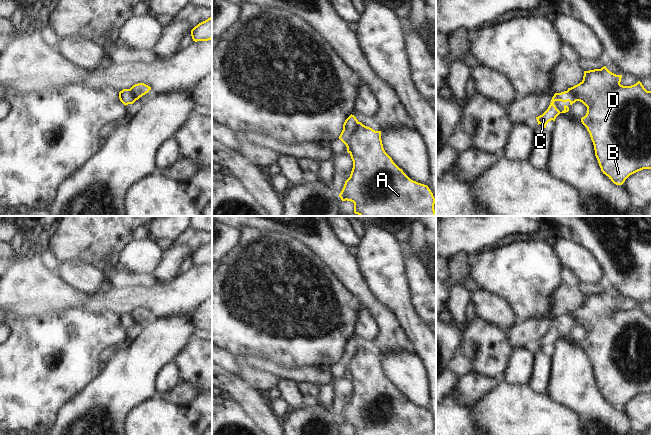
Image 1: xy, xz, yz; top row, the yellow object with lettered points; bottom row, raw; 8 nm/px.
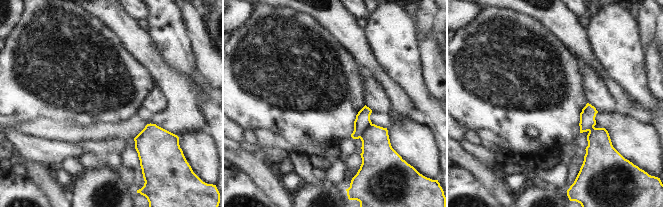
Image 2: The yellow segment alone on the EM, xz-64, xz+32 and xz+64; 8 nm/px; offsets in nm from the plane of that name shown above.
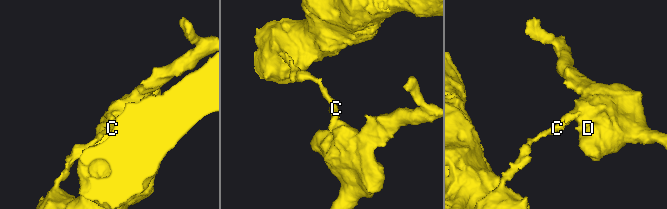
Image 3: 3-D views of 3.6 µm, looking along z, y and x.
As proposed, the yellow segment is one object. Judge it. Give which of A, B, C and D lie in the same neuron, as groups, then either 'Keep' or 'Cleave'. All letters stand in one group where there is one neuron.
Groups: A B D / C. Cleave.

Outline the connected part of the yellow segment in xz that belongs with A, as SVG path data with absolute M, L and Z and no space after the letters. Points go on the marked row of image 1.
M358 122L351 133L347 152L353 161L350 177L339 194L342 201L354 203L359 216L435 216L435 198L427 185L411 180L385 152L381 131Z

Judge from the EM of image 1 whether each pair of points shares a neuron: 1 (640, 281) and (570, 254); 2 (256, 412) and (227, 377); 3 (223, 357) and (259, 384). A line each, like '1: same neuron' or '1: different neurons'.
1: different neurons
2: same neuron
3: same neuron

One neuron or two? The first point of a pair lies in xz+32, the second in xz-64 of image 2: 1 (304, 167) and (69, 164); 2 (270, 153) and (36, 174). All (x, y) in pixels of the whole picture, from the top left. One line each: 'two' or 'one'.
1: one
2: two

